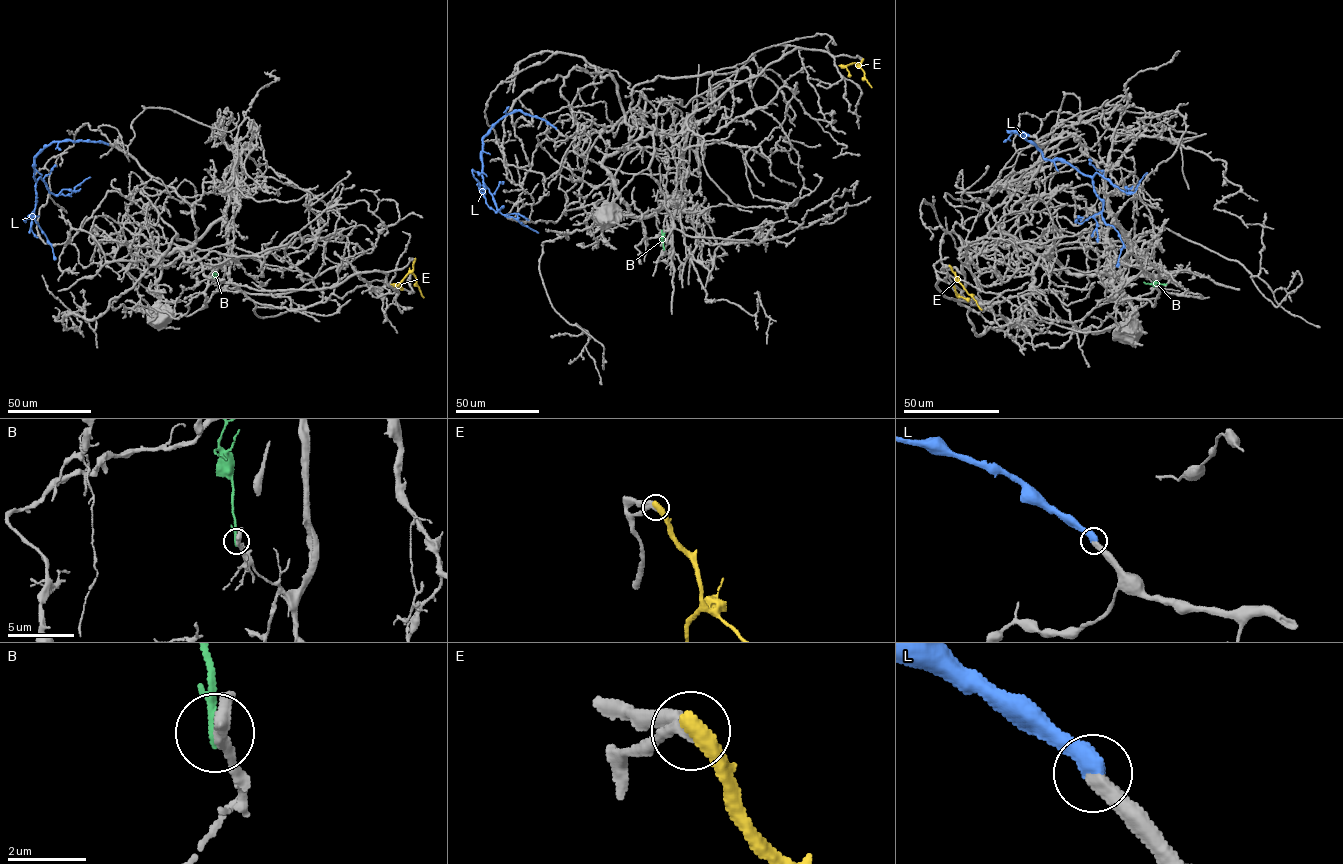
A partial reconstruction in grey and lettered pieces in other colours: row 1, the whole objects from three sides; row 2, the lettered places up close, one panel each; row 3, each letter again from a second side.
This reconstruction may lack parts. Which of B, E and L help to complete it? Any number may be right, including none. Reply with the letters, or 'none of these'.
L

